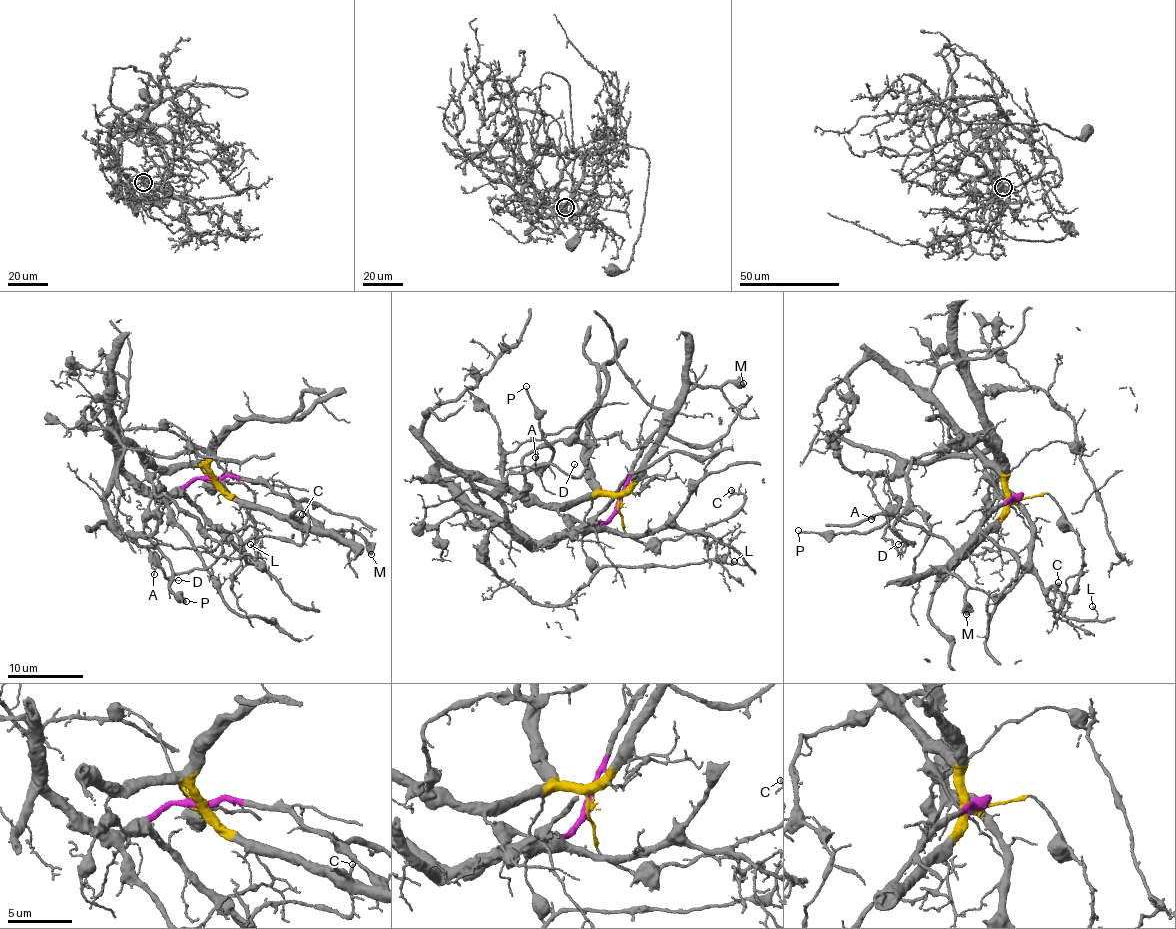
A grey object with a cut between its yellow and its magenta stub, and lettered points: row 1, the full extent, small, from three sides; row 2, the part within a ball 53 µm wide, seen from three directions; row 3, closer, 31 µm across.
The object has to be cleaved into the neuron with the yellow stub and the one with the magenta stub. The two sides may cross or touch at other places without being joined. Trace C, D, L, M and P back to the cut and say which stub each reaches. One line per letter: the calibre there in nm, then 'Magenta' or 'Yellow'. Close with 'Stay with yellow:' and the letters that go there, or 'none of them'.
C: Thickness 260 nm. Magenta
D: Thickness 90 nm. Yellow
L: Thickness 130 nm. Magenta
M: Thickness 550 nm. Yellow
P: Thickness 160 nm. Magenta
Stay with yellow: D, M

